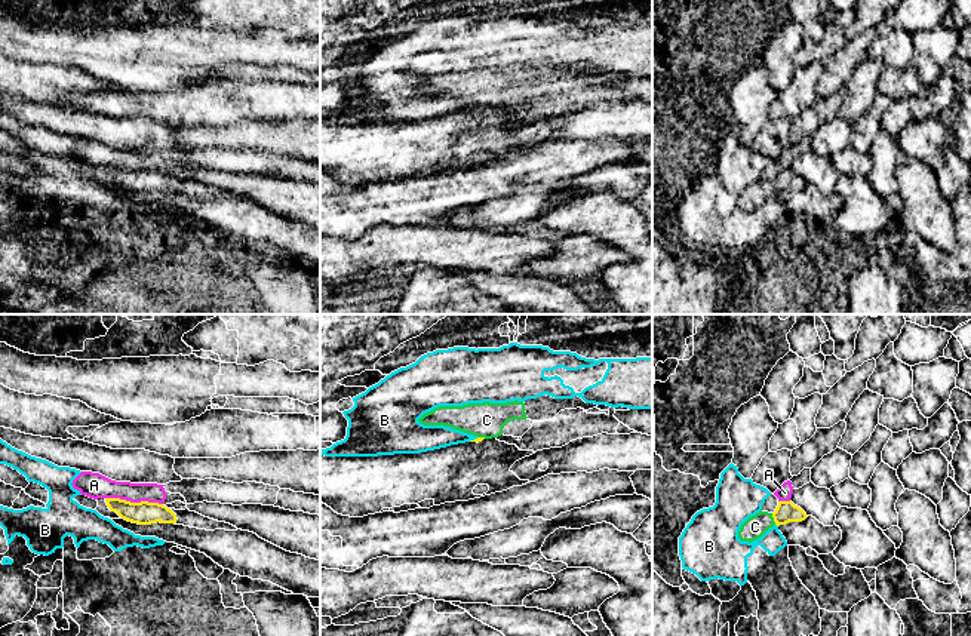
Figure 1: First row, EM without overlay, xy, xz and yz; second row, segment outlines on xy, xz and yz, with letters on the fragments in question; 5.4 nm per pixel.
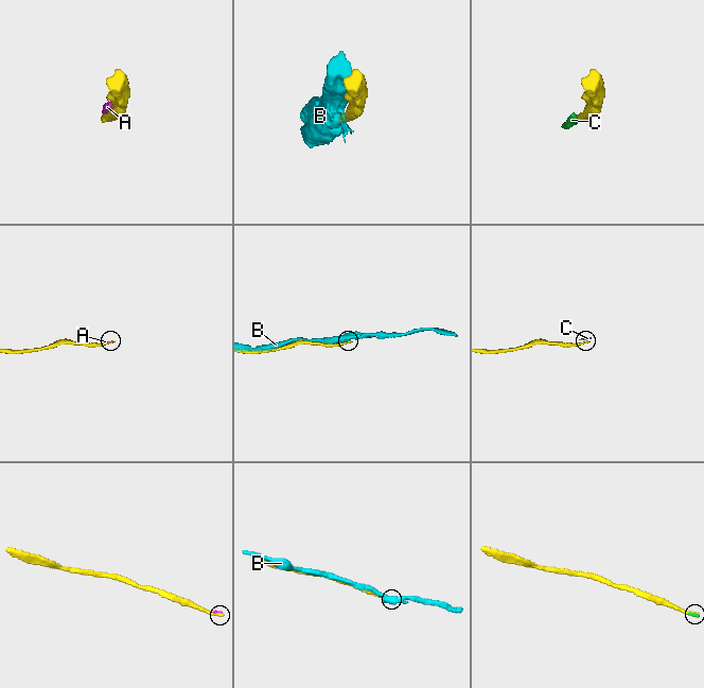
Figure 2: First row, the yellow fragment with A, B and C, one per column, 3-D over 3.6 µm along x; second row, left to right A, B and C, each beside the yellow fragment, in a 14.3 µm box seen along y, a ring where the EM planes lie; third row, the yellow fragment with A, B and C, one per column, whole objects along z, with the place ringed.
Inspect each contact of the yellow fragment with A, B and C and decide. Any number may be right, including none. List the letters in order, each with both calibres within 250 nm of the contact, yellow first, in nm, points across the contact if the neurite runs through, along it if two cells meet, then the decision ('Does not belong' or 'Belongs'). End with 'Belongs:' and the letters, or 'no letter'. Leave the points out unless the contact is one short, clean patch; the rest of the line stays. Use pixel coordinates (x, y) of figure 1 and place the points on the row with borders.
A: Thickness 130 nm (yellow) against 140 nm. Does not belong
B: Thickness 30 nm (yellow) against 140 nm. Does not belong
C: Thickness 120 nm (yellow) against 120 nm. Path across: yz (786, 512), (774, 519), (762, 521), (755, 527). Belongs
Belongs: C

